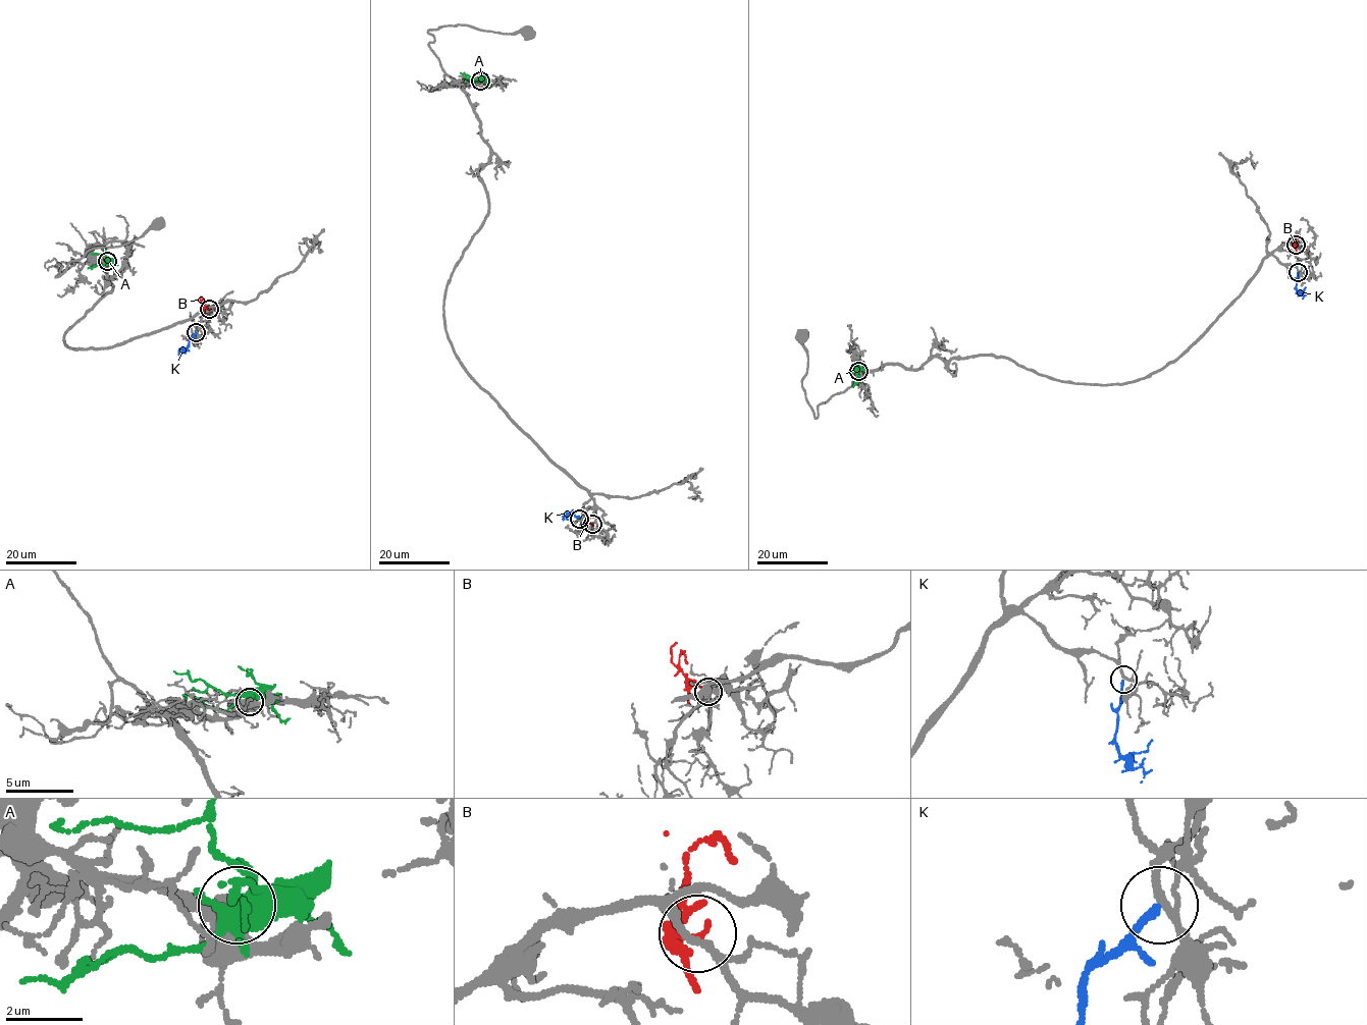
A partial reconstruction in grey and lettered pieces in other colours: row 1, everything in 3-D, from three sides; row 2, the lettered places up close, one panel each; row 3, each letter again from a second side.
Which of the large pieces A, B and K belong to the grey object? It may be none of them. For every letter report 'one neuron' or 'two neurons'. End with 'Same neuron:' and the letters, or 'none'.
A: two neurons
B: two neurons
K: one neuron
Same neuron: K

